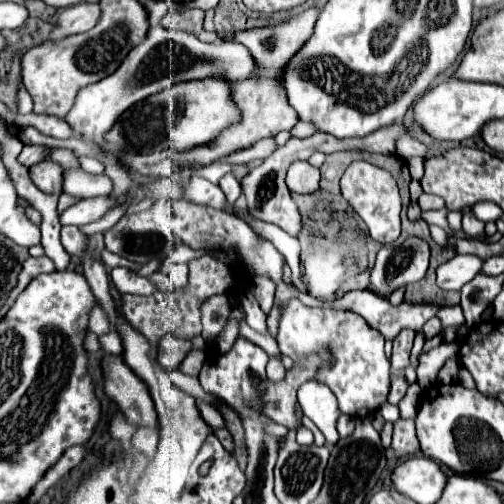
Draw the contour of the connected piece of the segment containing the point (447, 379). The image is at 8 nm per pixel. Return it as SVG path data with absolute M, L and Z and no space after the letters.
M450 359L450 361L446 361L446 363L442 365L442 369L438 371L438 379L440 379L442 383L454 383L454 381L458 381L458 369L460 369L458 361Z

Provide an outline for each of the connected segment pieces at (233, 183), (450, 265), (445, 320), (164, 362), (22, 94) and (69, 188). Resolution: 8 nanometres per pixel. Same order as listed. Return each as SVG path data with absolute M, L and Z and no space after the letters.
M226 173L226 175L220 179L220 187L222 187L224 195L226 195L228 205L234 205L236 199L240 197L240 183L236 181L236 177L234 177L232 173Z
M454 255L450 261L442 263L436 269L438 287L444 291L460 291L474 275L482 273L484 259L478 255Z
M442 305L438 309L436 317L442 321L442 327L450 327L450 325L464 323L464 315L462 315L460 305Z
M168 335L162 339L162 345L158 349L158 361L164 369L178 369L178 363L182 363L182 359L186 357L190 349L192 349L190 339L182 341L182 339Z
M20 87L20 91L18 91L18 111L22 113L22 115L28 115L33 112L33 101L30 99L30 95L28 95L28 91L24 89L24 87Z
M82 169L64 171L64 193L78 197L98 197L112 193L112 181L108 175L90 175Z

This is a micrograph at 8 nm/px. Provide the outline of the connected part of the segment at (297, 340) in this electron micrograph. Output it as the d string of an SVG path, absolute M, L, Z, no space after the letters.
M290 301L282 311L276 341L282 353L288 355L294 363L306 355L318 355L322 359L314 381L330 387L338 399L340 413L368 419L386 401L390 389L390 361L384 353L384 337L358 313L316 309L306 307L300 301Z

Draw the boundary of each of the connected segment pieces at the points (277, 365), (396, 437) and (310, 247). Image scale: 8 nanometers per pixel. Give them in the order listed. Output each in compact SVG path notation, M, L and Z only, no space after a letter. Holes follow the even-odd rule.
M270 359L268 361L268 379L274 381L274 383L280 383L284 379L284 375L286 375L284 365L280 361L276 361L276 359Z
M398 419L394 423L394 435L392 435L392 445L390 449L394 451L394 457L410 457L420 451L418 437L414 433L414 421L412 419Z
M344 151L329 154L320 168L320 186L312 198L300 201L300 195L292 193L292 199L298 203L304 225L302 233L298 235L301 245L301 270L308 277L308 293L322 301L338 299L352 289L368 289L368 271L374 265L374 255L378 251L378 243L367 239L368 230L364 221L341 196L340 179L354 159L372 161L368 153ZM364 271L366 275L360 275Z

